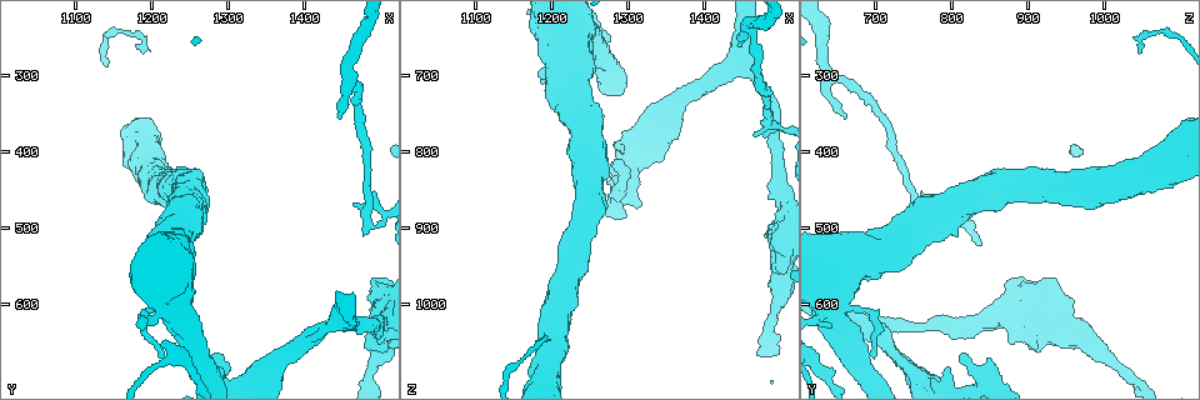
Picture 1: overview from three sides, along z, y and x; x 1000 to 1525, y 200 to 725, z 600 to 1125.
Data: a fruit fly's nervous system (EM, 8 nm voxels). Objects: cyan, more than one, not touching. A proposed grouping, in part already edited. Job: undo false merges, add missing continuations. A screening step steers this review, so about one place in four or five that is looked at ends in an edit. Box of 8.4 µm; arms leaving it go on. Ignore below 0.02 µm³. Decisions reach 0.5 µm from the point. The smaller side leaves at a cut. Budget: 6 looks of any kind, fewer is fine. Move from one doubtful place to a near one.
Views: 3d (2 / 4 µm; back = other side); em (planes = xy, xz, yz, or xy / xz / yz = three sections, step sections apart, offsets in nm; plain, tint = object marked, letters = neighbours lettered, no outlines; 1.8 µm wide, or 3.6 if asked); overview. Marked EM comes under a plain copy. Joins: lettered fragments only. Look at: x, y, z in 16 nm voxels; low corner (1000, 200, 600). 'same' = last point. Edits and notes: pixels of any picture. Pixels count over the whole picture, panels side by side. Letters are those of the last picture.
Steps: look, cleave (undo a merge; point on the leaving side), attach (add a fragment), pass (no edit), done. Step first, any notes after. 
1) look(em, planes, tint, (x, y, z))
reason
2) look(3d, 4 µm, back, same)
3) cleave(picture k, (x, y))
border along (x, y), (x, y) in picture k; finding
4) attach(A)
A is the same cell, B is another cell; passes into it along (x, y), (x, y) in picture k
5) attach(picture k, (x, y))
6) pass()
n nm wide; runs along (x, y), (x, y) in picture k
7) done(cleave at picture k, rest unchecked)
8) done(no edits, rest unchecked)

look(3d, 4 µm, (1485, 510, 780))
thin end

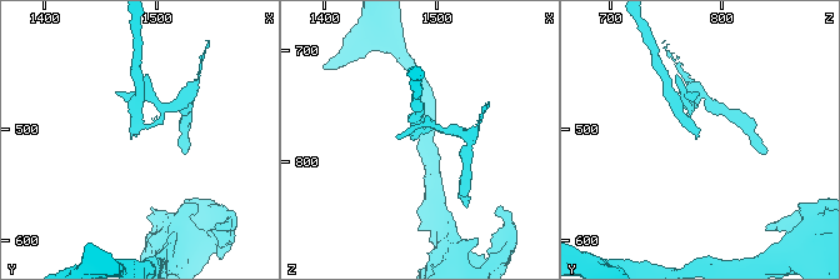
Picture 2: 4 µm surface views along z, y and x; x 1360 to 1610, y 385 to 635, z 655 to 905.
look(em, xy, step 16, letters, (1480, 510, 780))

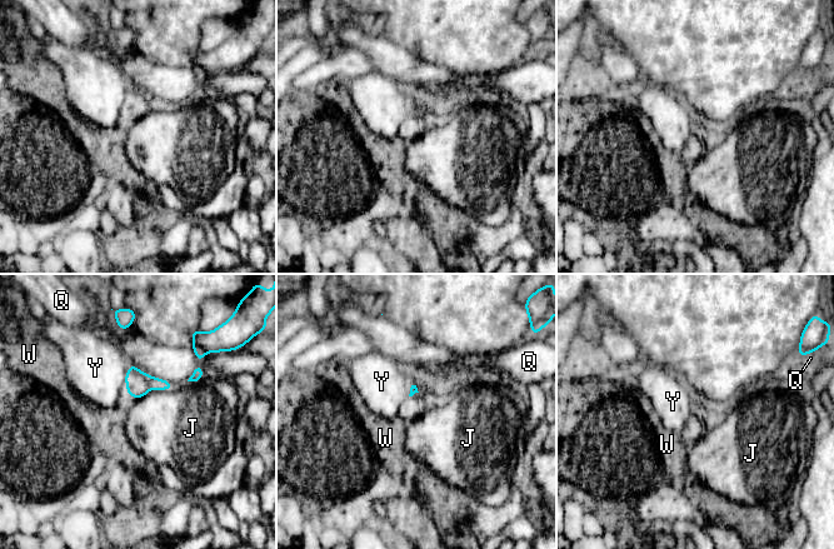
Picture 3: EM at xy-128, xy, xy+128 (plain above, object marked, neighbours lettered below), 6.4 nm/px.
cleave(picture 3, (158, 384))
J, Q, W and Y are other cells; border along (146, 375), (153, 388) in picture 3; two neurons meet here

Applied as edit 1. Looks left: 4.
look(overview)

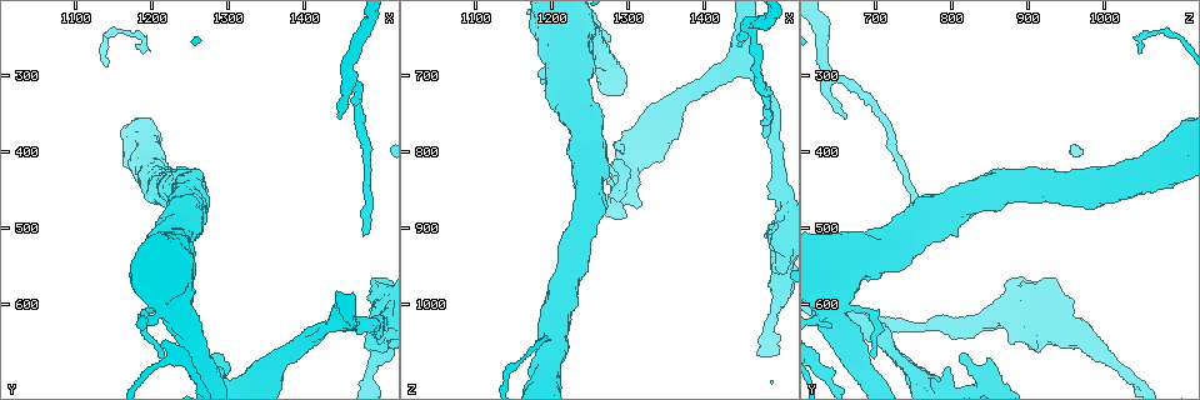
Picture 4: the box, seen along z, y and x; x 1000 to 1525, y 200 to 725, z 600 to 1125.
look(em, yz, step 4, letters, (1460, 625, 690))
arms part here

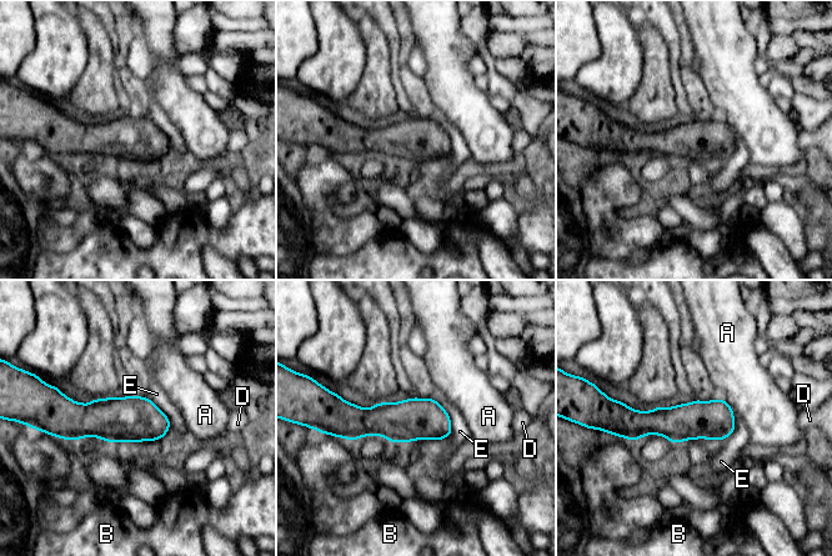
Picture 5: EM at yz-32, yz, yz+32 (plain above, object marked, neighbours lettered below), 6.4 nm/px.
look(em, planes, letters, same)
cut it another way

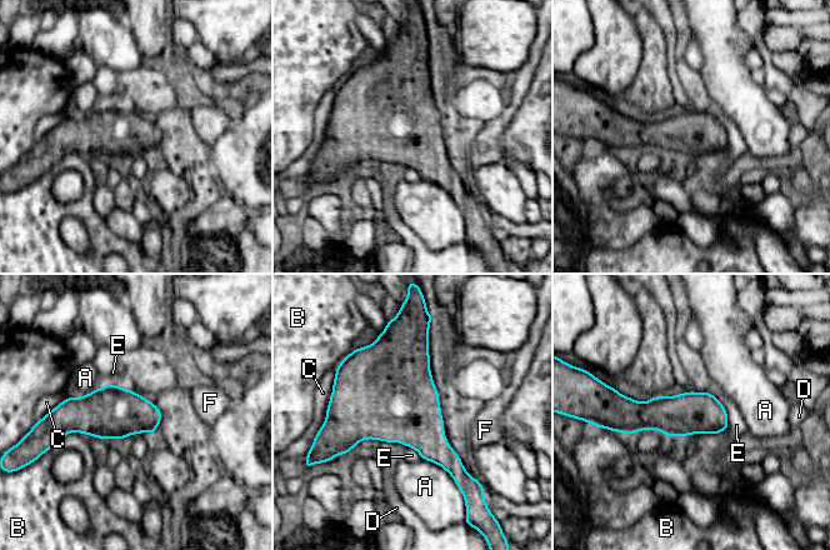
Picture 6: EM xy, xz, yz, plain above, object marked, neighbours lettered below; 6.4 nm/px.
pass()
280 nm wide; A, B, C, D, E and F are other cells; runs along (618, 408), (724, 426) in picture 6; continuous, no second neuron

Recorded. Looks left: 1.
done(cleave at picture 3, rest unchecked)

